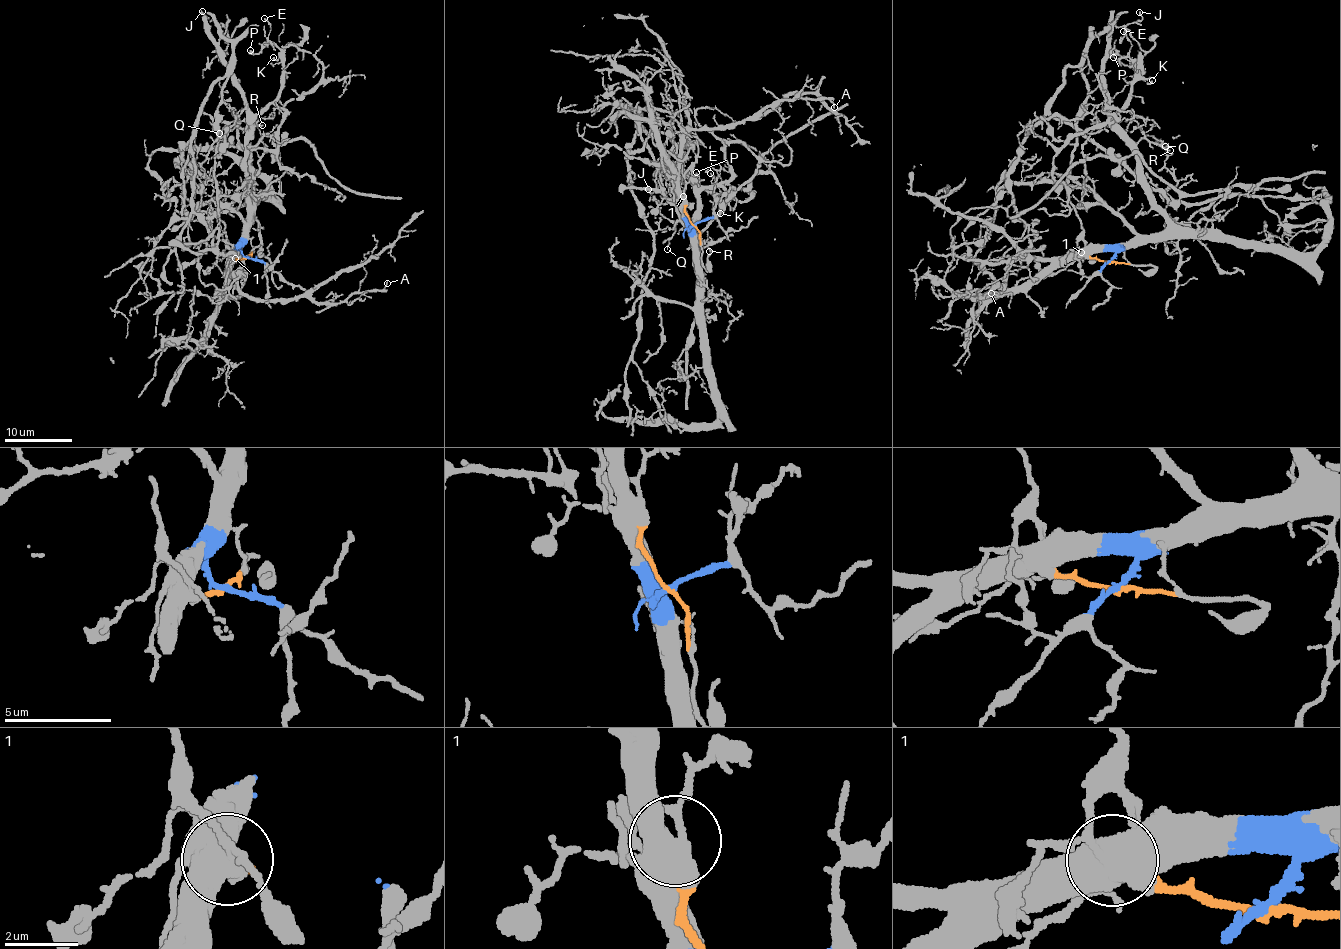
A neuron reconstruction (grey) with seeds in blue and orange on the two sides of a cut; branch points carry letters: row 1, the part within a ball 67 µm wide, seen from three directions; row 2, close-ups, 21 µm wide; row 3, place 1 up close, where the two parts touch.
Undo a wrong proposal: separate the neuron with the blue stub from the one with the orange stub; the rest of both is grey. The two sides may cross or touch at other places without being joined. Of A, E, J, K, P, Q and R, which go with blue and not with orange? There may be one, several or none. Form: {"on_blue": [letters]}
{"on_blue": ["A", "E", "K", "P", "Q", "R"]}

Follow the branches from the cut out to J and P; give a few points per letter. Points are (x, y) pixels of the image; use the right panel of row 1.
J: (1109, 263), (1078, 248), (1066, 188), (1088, 94), (1081, 58), (1113, 26), (1139, 24), (1139, 12)
P: (1109, 261), (1166, 227), (1138, 146), (1114, 126), (1138, 62), (1114, 57)

